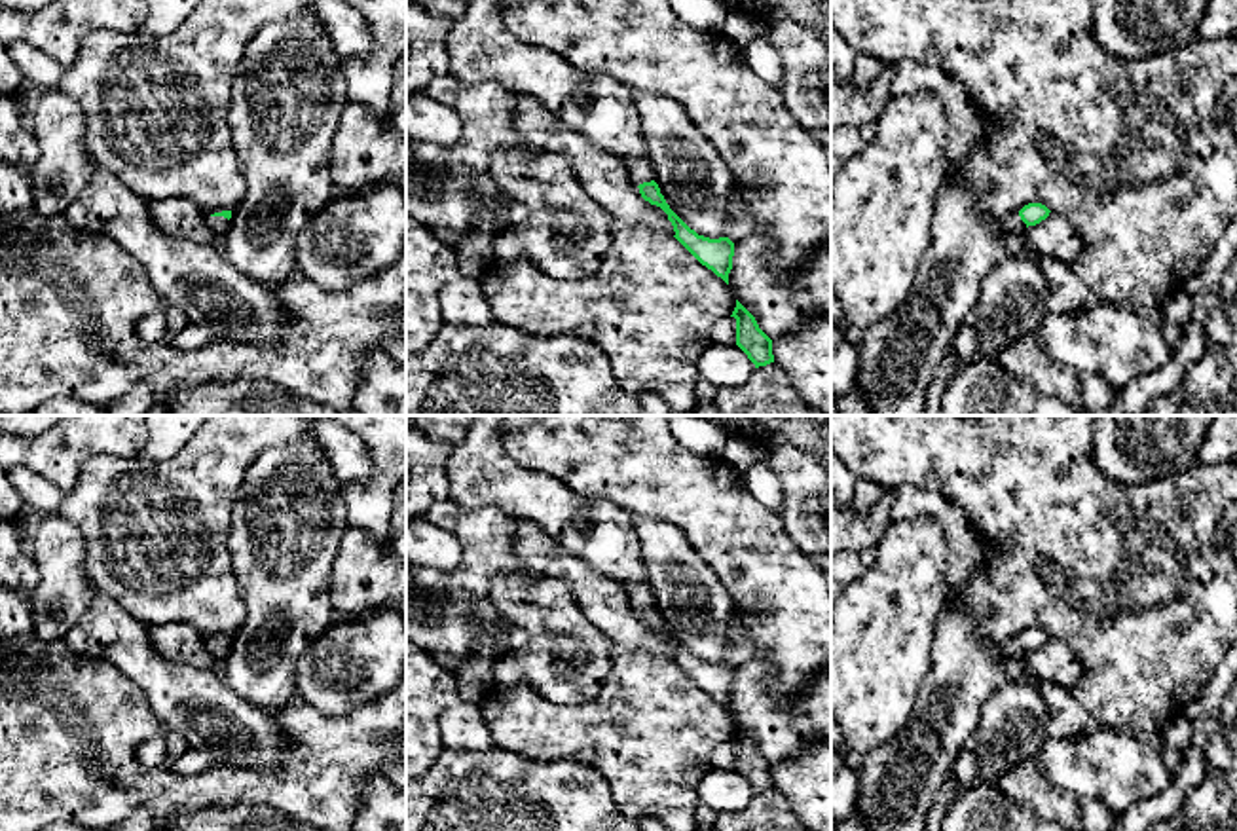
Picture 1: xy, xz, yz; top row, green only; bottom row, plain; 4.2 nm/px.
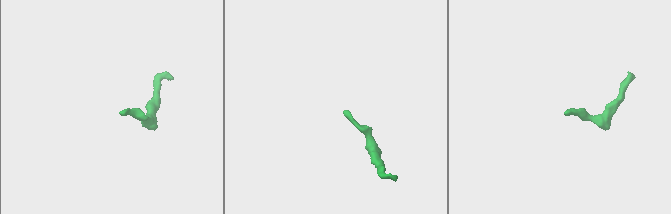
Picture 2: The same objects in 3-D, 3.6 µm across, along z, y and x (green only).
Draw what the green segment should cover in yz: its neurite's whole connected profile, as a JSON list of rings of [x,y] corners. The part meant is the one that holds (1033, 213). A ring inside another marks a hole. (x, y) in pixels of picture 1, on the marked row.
[[[1028,203],[1017,214],[1007,214],[1000,220],[1000,230],[1011,243],[1021,243],[1021,235],[1028,226],[1036,226],[1049,216],[1049,209],[1042,203]]]

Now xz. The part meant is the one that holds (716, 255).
[[[645,156],[622,157],[628,173],[639,188],[639,194],[651,205],[660,207],[674,226],[675,239],[708,269],[721,277],[729,285],[729,273],[732,269],[734,243],[729,237],[710,239],[691,230],[666,203],[655,182],[655,173]]]

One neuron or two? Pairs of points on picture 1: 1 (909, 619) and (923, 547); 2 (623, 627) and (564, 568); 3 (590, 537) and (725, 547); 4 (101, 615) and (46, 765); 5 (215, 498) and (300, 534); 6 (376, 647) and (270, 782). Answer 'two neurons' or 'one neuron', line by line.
1: one neuron
2: one neuron
3: two neurons
4: two neurons
5: two neurons
6: two neurons

